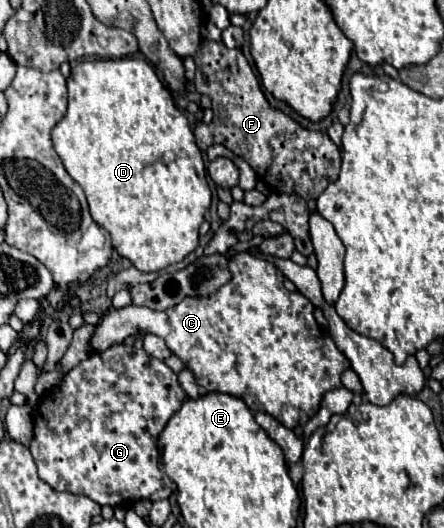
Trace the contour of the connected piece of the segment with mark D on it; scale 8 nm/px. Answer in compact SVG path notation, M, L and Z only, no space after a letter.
M121 58L121 60L85 60L79 62L71 68L71 76L67 78L67 88L69 88L69 104L67 104L67 112L63 114L63 118L53 126L51 130L51 140L55 146L55 152L59 154L65 170L71 174L71 178L75 182L81 184L81 188L85 190L87 202L89 202L89 210L93 220L105 228L111 234L111 242L113 248L123 256L129 258L133 262L135 268L139 268L141 272L157 272L163 270L169 264L175 264L179 260L183 260L189 252L193 252L199 244L199 226L205 218L205 212L209 210L212 200L212 193L205 178L205 164L203 164L203 156L201 150L195 144L195 136L189 128L187 118L177 110L177 106L173 104L171 92L169 88L159 80L157 72L153 70L153 66L143 60L143 58Z

